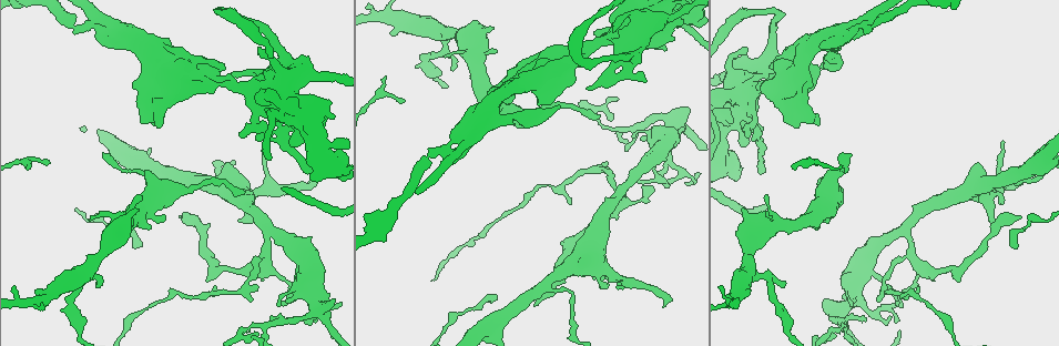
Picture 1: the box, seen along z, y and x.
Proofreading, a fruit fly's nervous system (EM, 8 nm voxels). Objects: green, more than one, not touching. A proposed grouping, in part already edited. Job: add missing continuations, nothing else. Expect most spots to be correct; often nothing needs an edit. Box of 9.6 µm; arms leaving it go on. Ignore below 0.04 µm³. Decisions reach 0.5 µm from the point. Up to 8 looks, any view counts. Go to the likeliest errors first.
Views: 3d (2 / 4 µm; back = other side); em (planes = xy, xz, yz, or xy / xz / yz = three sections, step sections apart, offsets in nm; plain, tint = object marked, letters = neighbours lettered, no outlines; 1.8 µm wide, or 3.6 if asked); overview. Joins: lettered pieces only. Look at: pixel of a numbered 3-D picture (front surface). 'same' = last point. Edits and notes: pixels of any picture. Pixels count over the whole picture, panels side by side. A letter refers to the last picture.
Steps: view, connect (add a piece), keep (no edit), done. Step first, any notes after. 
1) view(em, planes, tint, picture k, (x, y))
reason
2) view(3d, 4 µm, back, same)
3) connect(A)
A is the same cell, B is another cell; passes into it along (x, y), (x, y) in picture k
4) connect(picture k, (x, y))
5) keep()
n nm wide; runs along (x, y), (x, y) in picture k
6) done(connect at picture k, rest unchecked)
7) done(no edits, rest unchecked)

view(3d, 2 µm, picture 1, (311, 185))
free end

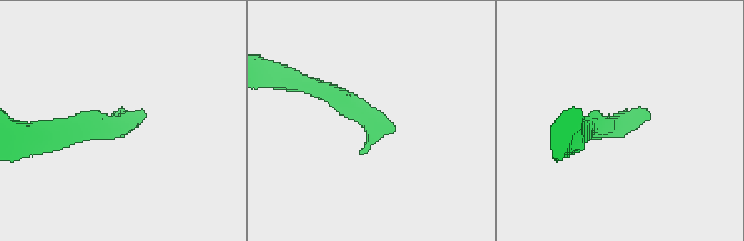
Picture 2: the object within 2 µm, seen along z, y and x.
view(em, planes, letters, picture 2, (111, 114))
need the tissue

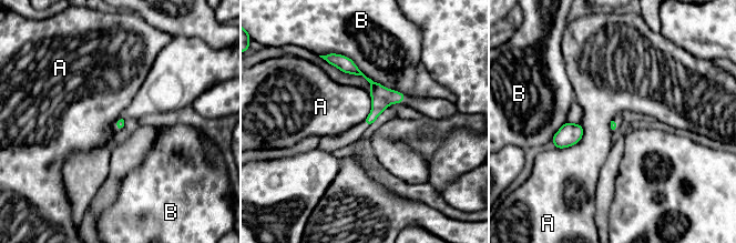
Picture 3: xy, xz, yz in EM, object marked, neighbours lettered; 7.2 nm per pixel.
keep()
A and B are other cells; runs along (341, 60), (386, 97), (401, 97) in picture 3; no lettered piece goes on from it

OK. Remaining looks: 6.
view(3d, 2 µm, picture 1, (535, 304))
an open end

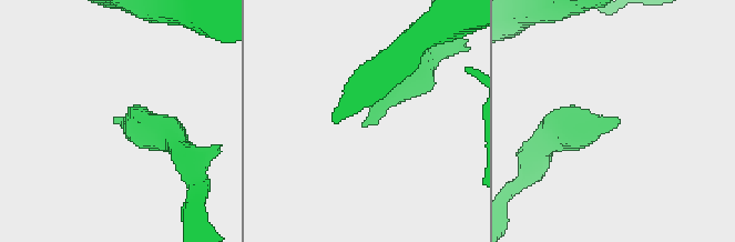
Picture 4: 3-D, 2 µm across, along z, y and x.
view(em, planes, plain, picture 4, (620, 122))

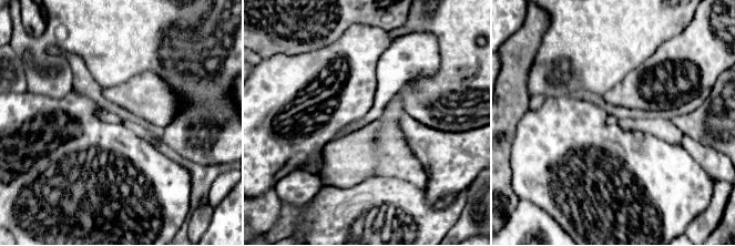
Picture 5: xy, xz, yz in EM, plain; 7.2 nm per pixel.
view(em, planes, letters, same)
see the neighbours

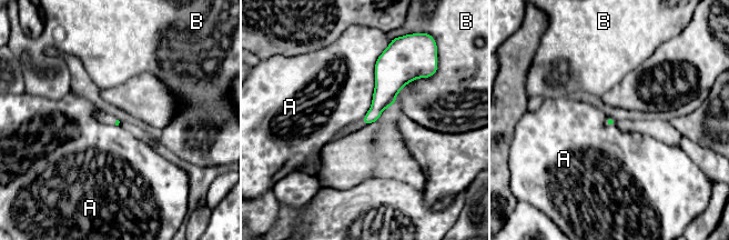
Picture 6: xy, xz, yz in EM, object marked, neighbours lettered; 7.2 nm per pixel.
keep()
A touches over 550 nm; A and B are other cells; no lettered piece goes on from it

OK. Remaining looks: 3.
view(em, planes, letters, picture 1, (577, 64))
thick turns thin

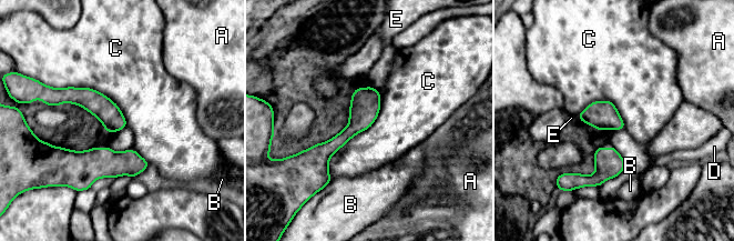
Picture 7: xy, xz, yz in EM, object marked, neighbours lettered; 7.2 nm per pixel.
keep()
A, B, C, D and E are other cells; none of them fits

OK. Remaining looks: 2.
view(em, xy, step 16, plain, picture 1, (110, 245))
a fork

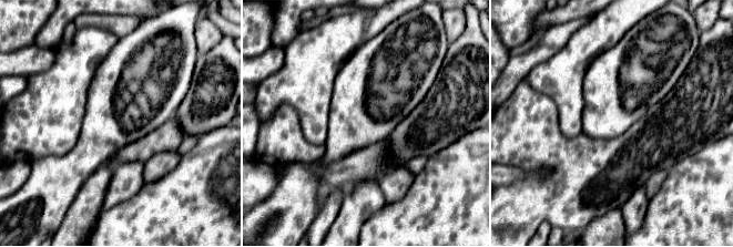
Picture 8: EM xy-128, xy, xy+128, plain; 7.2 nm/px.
view(em, xy, step 16, letters, same)
see the neighbours

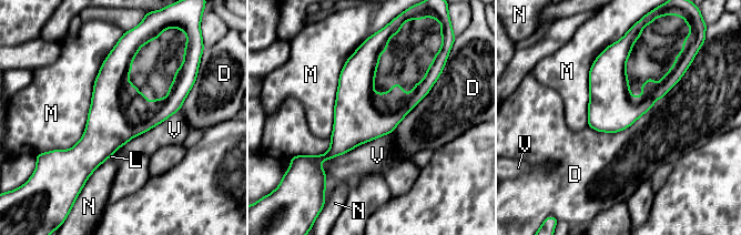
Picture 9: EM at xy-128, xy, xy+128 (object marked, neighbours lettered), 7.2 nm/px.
keep()
M touches over 900 nm; D, L, M, N and V are other cells; border along (683, 75), (628, 126), (587, 125) in picture 9; none of them fits

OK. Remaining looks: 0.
done(no edits, rest unchecked)

